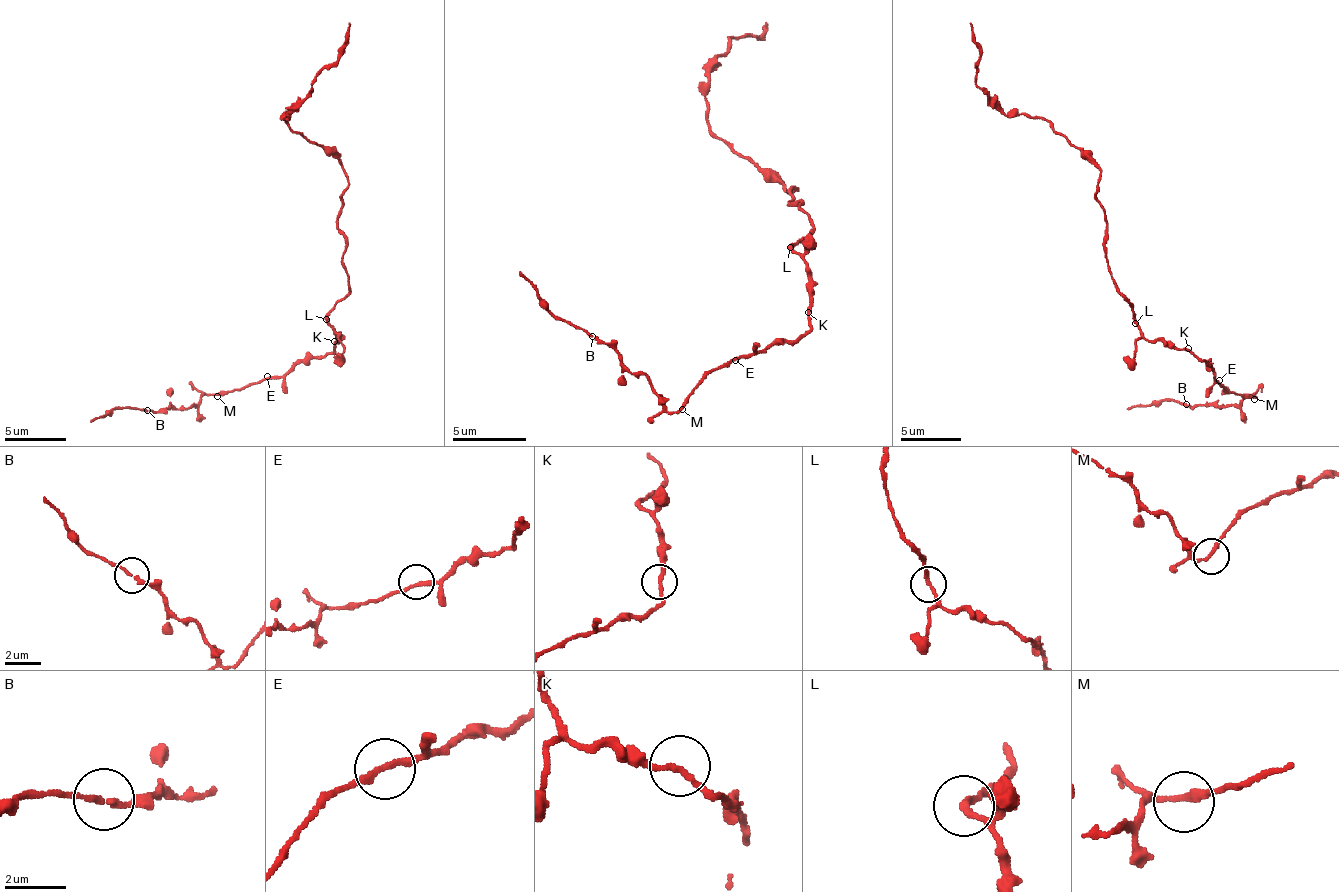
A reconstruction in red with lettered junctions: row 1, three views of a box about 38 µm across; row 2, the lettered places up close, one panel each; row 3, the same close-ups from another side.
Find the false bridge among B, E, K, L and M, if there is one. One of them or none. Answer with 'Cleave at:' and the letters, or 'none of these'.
Cleave at: none of these

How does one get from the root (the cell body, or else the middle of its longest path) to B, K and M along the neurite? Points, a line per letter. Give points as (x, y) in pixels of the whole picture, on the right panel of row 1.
B: (1136, 315), (1136, 327), (1146, 339), (1194, 351), (1220, 386), (1256, 395), (1224, 406), (1187, 403)
K: (1136, 315), (1136, 327), (1146, 339), (1161, 339), (1176, 348), (1188, 348)
M: (1136, 315), (1136, 327), (1146, 339), (1194, 351), (1220, 386), (1254, 399)

